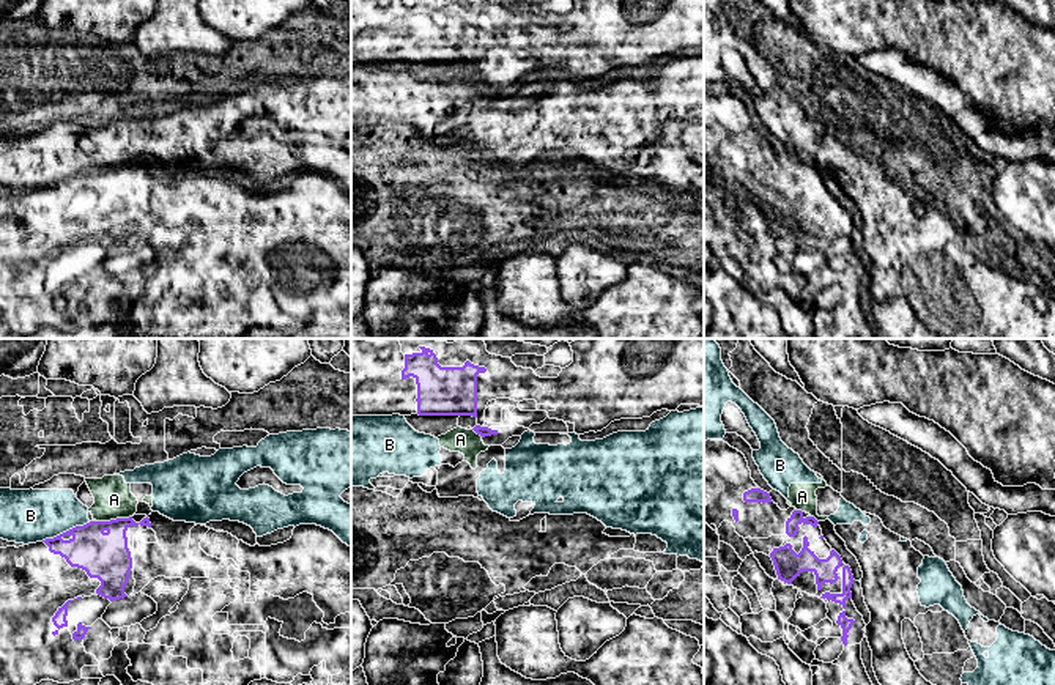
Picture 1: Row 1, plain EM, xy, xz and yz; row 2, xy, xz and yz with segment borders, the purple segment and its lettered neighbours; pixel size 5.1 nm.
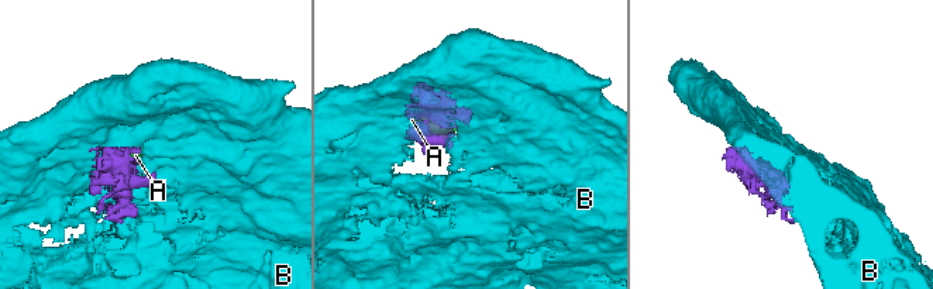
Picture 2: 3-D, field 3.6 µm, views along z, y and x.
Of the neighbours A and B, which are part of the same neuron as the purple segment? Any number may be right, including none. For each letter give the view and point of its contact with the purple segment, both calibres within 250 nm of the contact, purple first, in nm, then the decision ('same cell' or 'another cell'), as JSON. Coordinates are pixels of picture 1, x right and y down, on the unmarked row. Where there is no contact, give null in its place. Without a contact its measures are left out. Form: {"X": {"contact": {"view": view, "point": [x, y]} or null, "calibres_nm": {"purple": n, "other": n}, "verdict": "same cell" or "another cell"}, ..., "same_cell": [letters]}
{"A": {"contact": {"view": "xy", "point": [114, 167]}, "calibres_nm": {"purple": 240, "other": 190}, "verdict": "another cell"}, "B": {"contact": {"view": "xy", "point": [66, 178]}, "calibres_nm": {"purple": 240, "other": 280}, "verdict": "another cell"}, "same_cell": []}

